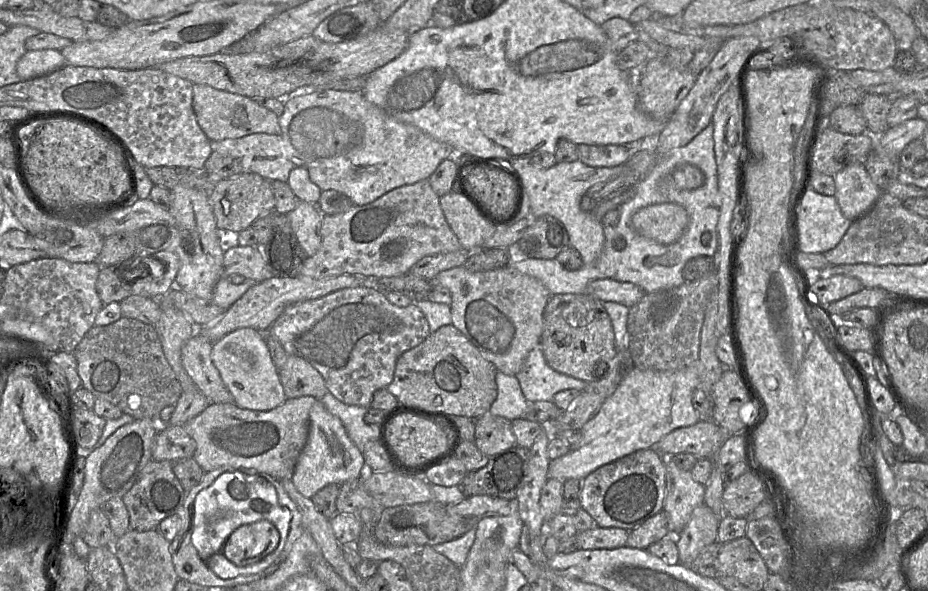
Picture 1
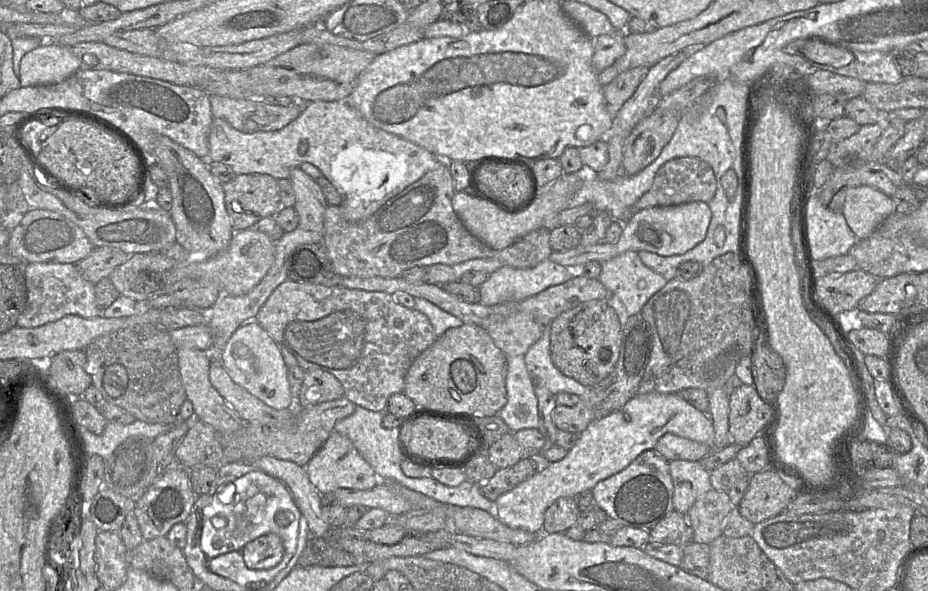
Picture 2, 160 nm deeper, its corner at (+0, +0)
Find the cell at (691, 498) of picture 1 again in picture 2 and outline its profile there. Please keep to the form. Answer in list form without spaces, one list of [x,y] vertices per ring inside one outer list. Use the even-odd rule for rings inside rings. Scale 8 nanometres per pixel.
[[[700,461],[669,462],[675,512],[685,515],[697,499],[712,489],[710,472],[700,464]]]

